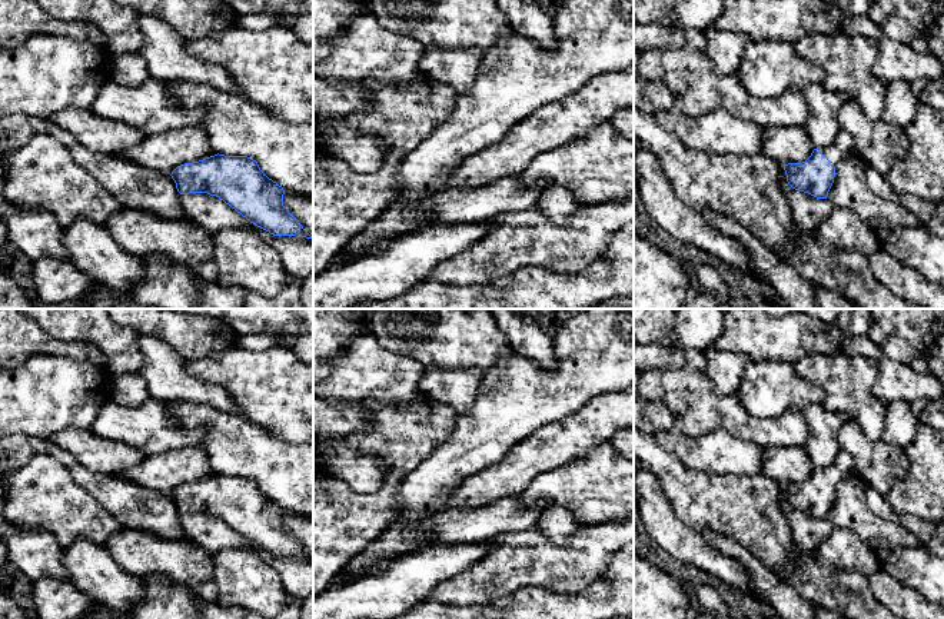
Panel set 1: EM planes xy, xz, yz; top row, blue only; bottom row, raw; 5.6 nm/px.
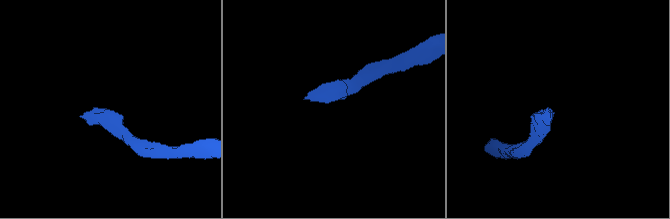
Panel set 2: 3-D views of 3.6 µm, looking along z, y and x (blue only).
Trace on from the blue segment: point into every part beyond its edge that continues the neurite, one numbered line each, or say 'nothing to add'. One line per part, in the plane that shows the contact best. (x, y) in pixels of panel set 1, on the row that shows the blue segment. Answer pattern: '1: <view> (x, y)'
1: yz (836, 152)

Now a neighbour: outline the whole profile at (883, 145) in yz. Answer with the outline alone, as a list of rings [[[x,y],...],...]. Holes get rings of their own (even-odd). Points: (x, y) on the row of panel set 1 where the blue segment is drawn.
[[[848,99],[838,113],[840,127],[854,139],[857,153],[885,176],[910,150],[910,140],[903,127],[885,123],[882,119],[871,122],[862,107]]]

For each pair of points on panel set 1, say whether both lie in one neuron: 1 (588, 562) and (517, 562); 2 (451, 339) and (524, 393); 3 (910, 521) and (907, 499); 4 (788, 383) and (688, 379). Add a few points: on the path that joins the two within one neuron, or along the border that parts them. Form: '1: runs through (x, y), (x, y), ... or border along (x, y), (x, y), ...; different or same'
1: runs through (571, 562), (538, 562), (534, 559); same
2: border along (508, 343), (501, 358), (484, 372); different
3: border along (883, 496), (896, 511), (913, 513), (928, 522); different
4: border along (735, 392), (740, 402), (758, 418); different

